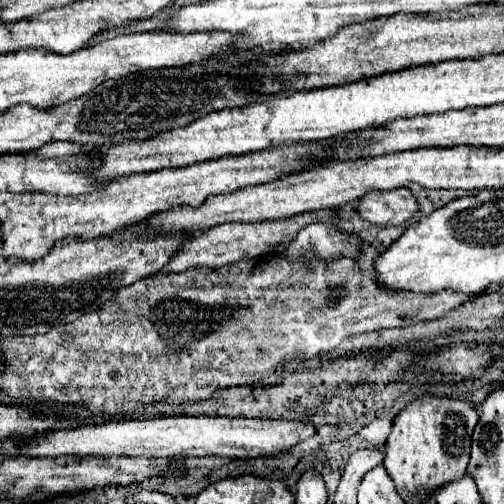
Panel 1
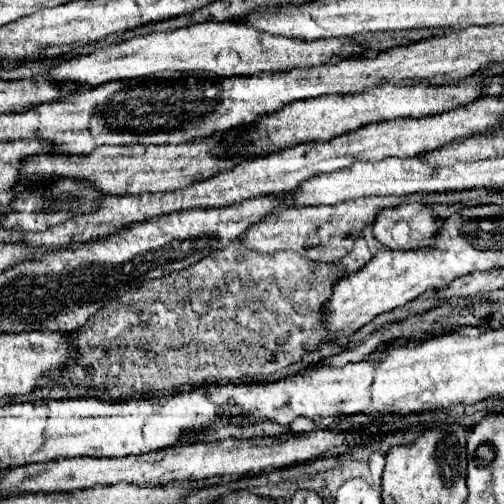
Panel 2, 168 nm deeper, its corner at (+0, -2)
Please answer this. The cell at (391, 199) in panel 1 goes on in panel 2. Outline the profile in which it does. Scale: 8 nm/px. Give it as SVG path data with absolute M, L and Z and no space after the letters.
M419 203L385 209L373 223L375 239L391 251L429 251L435 245L437 231L437 215Z

